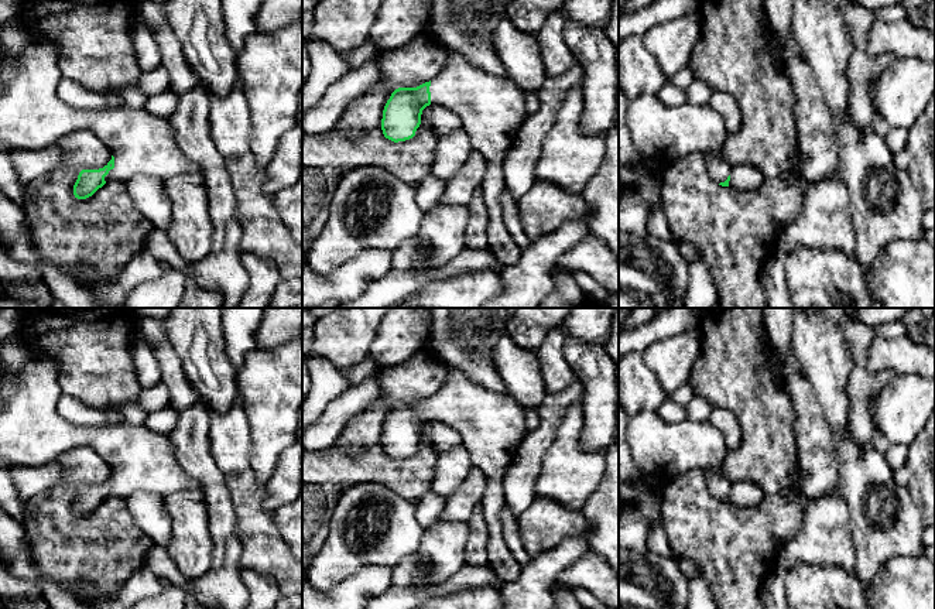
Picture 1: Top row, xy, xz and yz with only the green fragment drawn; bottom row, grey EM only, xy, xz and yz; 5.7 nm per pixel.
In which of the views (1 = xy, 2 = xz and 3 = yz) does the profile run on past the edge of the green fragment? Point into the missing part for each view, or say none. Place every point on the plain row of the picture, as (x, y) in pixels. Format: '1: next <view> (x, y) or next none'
1: next xy (33, 431)
2: next xz (492, 426)
3: next yz (660, 450)

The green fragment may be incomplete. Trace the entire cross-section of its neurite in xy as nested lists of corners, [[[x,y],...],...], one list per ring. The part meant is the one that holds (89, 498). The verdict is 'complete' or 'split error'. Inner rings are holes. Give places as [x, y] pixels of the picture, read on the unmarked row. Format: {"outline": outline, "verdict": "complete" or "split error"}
{"outline": [[[30,356],[18,372],[13,396],[7,401],[0,397],[0,468],[45,465],[76,448],[96,451],[110,466],[112,476],[103,485],[79,489],[73,502],[78,516],[92,513],[110,496],[127,499],[137,492],[150,492],[165,497],[182,490],[201,490],[199,483],[178,465],[168,435],[126,421],[97,427],[75,425],[56,410],[62,394],[55,363],[48,357]]], "verdict": "split error"}

